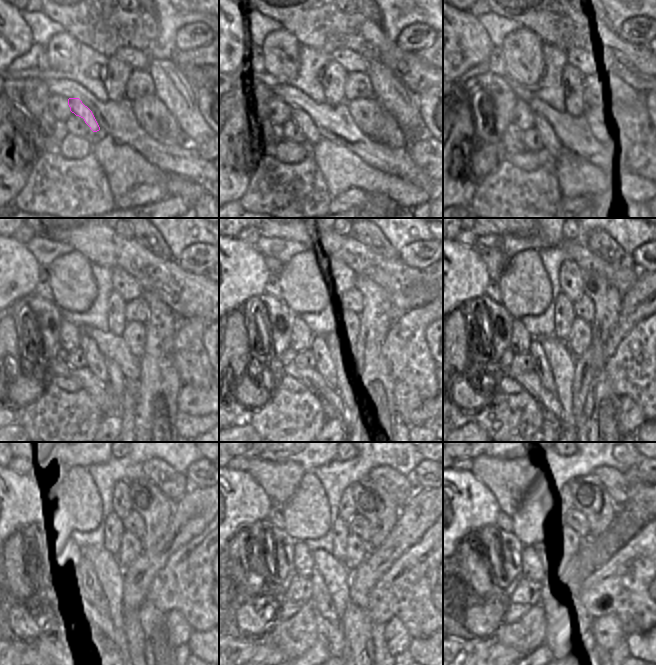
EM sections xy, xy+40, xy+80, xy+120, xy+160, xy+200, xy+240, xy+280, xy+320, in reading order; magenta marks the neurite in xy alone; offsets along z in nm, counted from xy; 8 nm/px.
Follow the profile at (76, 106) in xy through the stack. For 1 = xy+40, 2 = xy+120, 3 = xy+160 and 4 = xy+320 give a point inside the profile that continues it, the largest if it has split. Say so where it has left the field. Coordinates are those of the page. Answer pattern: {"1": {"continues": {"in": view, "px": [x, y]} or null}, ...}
{"1": {"continues": {"in": "xy+40", "px": [323, 134]}}, "2": {"continues": {"in": "xy+120", "px": [96, 360]}}, "3": {"continues": {"in": "xy+160", "px": [320, 351]}}, "4": {"continues": {"in": "xy+320", "px": [547, 598]}}}

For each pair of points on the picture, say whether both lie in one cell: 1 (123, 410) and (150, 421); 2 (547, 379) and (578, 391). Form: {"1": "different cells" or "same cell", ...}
{"1": "different cells", "2": "different cells"}

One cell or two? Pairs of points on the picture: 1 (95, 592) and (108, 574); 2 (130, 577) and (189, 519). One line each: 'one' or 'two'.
1: two
2: one

